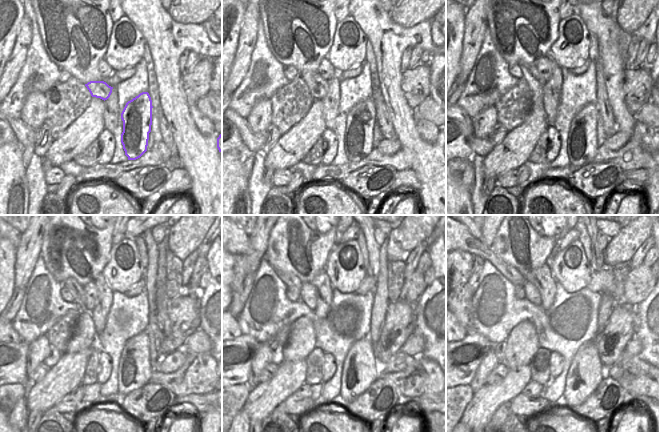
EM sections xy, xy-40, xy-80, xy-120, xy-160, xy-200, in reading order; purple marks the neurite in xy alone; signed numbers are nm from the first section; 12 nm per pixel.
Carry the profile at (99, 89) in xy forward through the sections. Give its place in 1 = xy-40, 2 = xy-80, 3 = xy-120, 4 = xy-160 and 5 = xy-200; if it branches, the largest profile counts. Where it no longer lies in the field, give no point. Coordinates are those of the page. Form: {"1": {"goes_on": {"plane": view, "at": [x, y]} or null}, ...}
{"1": {"goes_on": {"plane": "xy-40", "at": [318, 87]}}, "2": {"goes_on": {"plane": "xy-80", "at": [537, 89]}}, "3": {"goes_on": {"plane": "xy-120", "at": [76, 289]}}, "4": {"goes_on": {"plane": "xy-160", "at": [289, 279]}}, "5": {"goes_on": {"plane": "xy-200", "at": [466, 242]}}}

